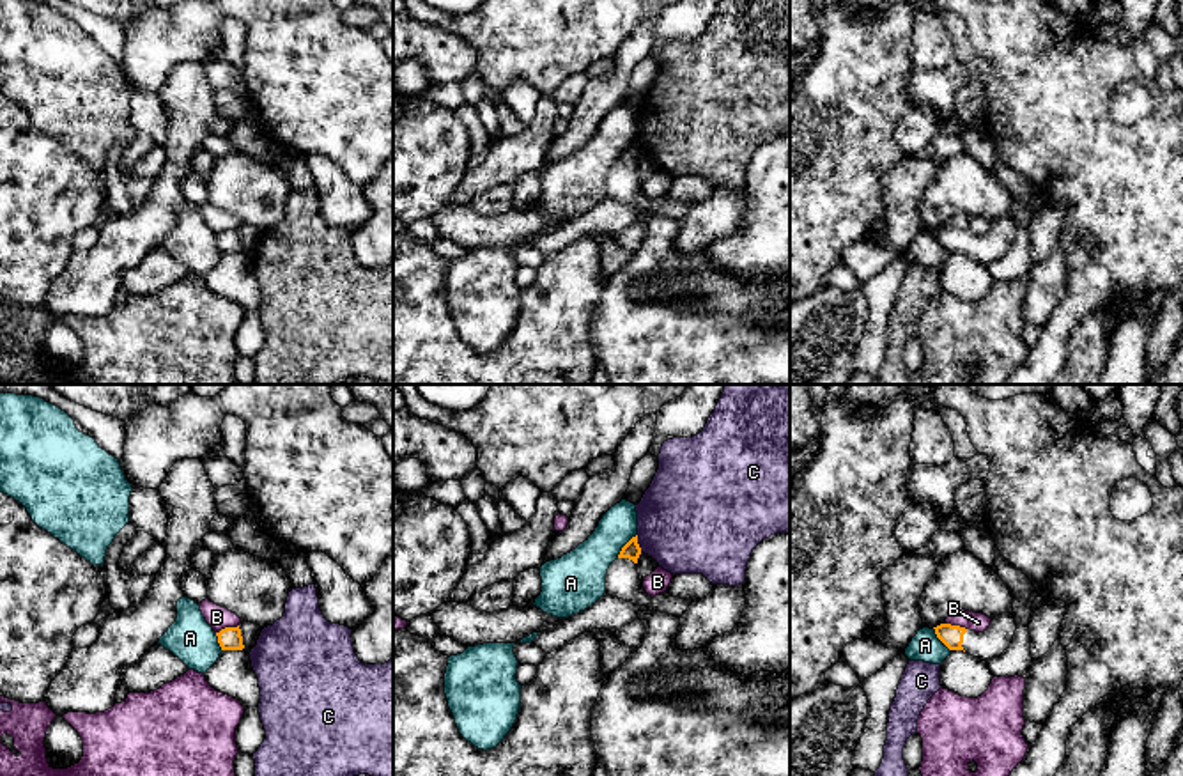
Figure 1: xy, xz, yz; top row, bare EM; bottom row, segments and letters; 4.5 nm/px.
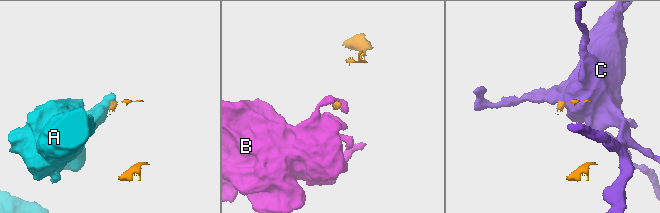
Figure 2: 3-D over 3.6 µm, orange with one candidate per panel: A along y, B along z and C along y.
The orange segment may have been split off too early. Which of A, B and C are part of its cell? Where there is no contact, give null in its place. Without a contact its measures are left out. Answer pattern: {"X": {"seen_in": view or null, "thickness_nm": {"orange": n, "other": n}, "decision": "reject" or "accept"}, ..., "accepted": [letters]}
{"A": {"seen_in": "xz", "thickness_nm": {"orange": 80, "other": 240}, "decision": "reject"}, "B": {"seen_in": "xy", "thickness_nm": {"orange": 110, "other": 100}, "decision": "reject"}, "C": {"seen_in": "xz", "thickness_nm": {"orange": 80, "other": 460}, "decision": "reject"}, "accepted": []}

